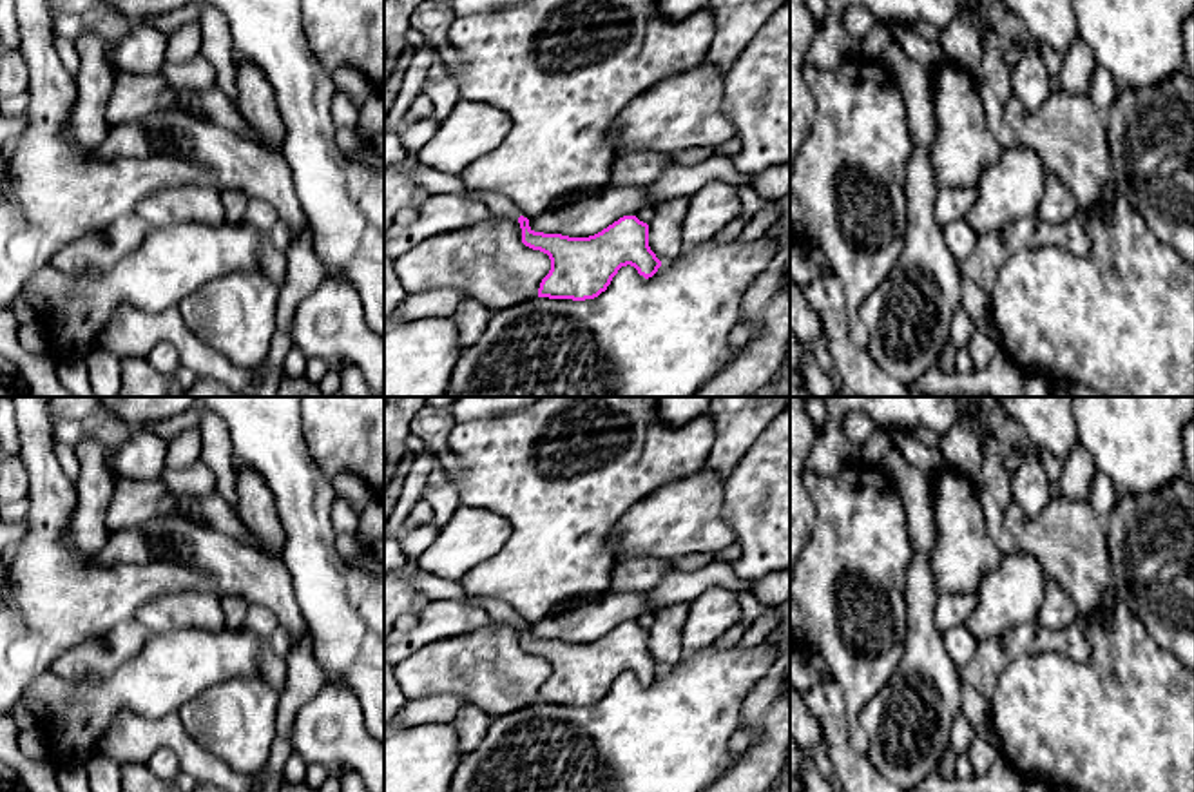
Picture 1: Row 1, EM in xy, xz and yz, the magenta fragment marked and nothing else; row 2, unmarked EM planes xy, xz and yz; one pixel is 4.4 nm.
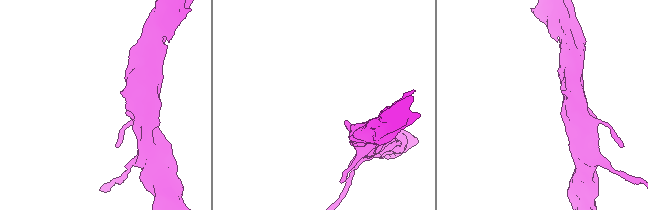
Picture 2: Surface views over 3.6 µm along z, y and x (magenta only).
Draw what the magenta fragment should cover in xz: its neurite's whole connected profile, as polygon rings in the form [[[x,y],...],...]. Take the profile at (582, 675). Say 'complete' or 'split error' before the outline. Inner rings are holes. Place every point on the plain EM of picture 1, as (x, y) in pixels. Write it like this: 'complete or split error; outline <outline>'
split error; outline [[[417,573],[413,584],[429,600],[460,600],[482,607],[495,623],[516,625],[522,649],[549,662],[551,676],[542,685],[538,703],[594,705],[607,696],[621,672],[634,672],[645,685],[652,683],[661,667],[649,652],[649,631],[636,622],[623,622],[589,643],[534,638],[529,625],[506,602],[471,596],[458,580]]]

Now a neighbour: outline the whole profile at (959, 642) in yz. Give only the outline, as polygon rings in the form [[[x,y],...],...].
[[[966,625],[942,633],[944,647],[957,667],[966,665],[977,651],[977,640]]]

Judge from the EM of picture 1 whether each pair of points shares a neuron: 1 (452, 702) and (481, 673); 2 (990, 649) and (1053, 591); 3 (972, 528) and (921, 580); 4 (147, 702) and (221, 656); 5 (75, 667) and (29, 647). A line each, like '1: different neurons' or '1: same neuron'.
1: different neurons
2: different neurons
3: different neurons
4: same neuron
5: different neurons

